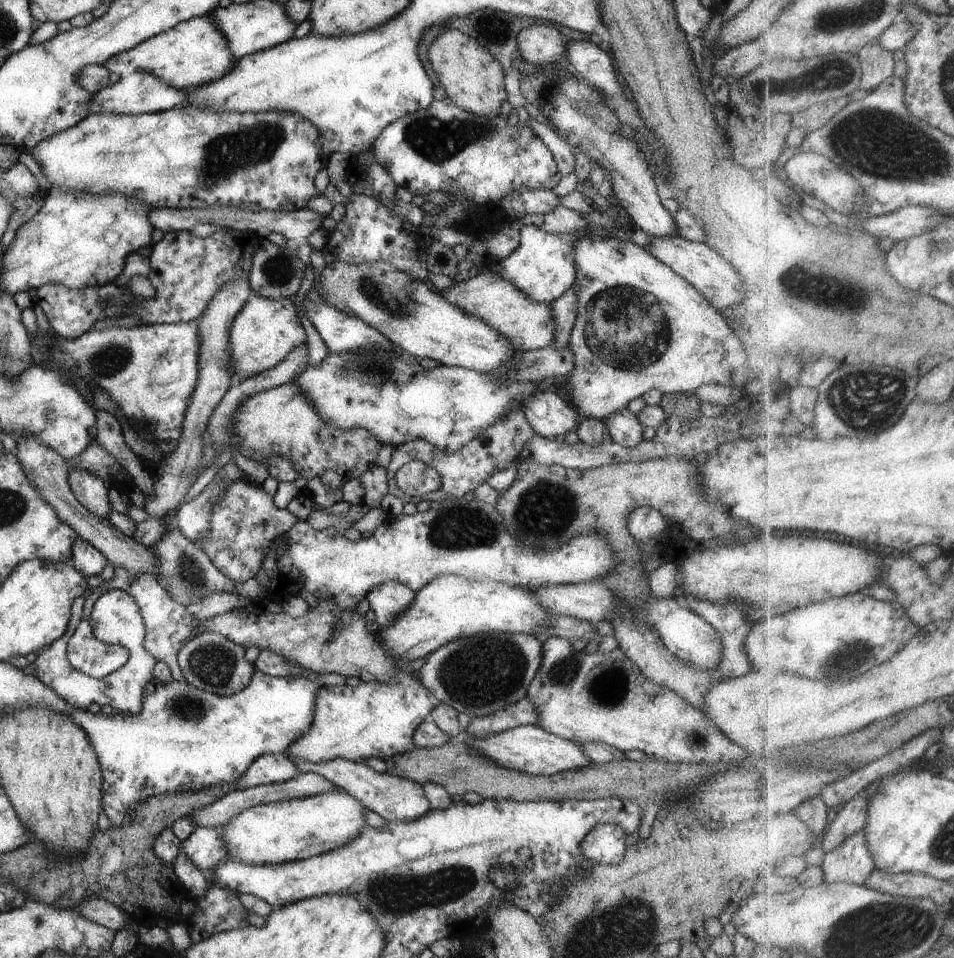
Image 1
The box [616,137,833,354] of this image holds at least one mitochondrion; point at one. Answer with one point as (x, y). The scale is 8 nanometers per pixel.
(795, 284)

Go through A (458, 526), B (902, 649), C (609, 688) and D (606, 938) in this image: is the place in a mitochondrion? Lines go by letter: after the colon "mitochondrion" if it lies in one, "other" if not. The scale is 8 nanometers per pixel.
A: mitochondrion
B: other
C: mitochondrion
D: mitochondrion

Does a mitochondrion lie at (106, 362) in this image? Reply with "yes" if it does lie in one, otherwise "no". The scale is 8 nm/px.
yes

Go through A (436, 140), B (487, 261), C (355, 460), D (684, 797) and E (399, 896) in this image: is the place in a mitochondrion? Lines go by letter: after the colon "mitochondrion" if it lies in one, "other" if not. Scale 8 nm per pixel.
A: mitochondrion
B: other
C: other
D: other
E: mitochondrion

